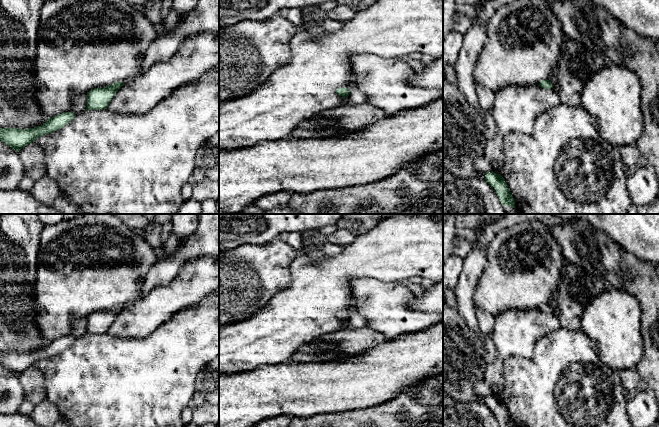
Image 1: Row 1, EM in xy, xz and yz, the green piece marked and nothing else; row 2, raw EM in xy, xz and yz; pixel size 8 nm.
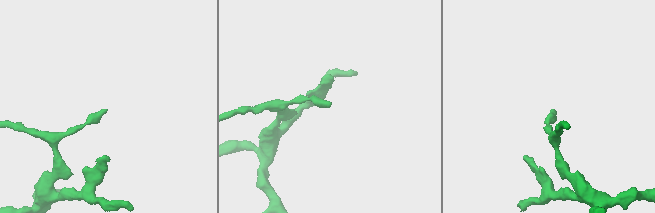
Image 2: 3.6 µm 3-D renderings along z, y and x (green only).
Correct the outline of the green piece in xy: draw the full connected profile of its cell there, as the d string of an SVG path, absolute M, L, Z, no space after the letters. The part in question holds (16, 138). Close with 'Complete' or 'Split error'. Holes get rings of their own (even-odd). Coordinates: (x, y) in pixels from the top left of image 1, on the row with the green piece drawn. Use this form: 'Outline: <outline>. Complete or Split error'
Outline: M63 112L57 116L48 118L43 125L34 128L2 128L0 129L0 140L19 152L23 147L32 143L37 138L61 129L73 120L75 116L72 112Z. Complete

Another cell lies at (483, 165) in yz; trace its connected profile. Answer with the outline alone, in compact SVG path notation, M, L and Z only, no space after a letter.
M485 157L476 159L474 166L478 171L482 173L488 173L492 171L492 166L489 160Z

